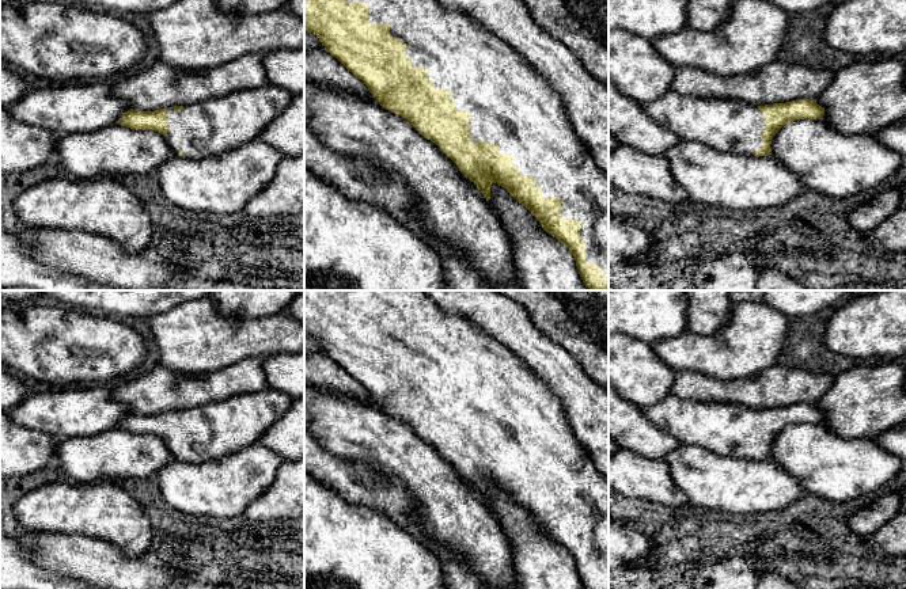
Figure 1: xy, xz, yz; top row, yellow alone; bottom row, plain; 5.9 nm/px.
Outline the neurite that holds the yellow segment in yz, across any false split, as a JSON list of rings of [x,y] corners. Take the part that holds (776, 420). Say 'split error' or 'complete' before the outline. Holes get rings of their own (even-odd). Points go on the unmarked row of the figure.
split error; [[[672,394],[642,413],[679,445],[758,461],[772,459],[772,444],[786,426],[823,423],[825,419],[816,403],[754,410],[732,403],[681,399]]]

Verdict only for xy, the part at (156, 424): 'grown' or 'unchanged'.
grown

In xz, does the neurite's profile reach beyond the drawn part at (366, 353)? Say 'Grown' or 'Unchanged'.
Grown

